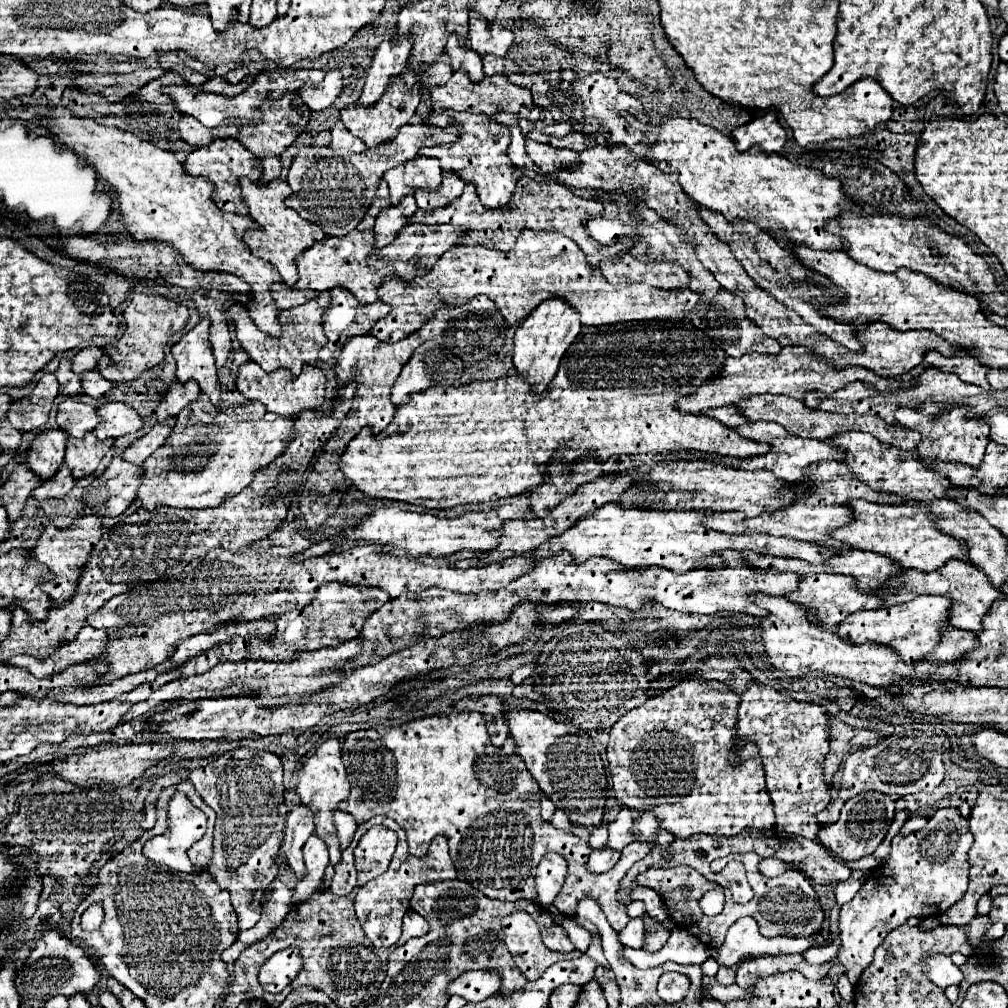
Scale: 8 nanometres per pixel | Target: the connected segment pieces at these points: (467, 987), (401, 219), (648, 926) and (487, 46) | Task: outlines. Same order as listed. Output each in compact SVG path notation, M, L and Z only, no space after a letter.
M473 971L463 973L461 979L457 979L449 987L449 995L459 995L467 1001L481 1001L491 997L501 989L501 975L493 971Z
M407 195L399 207L387 207L381 211L379 219L375 221L375 247L381 249L395 239L403 227L409 225L407 217L413 217L417 211L417 204L413 195Z
M643 915L643 923L645 923L645 943L643 943L641 949L649 951L649 953L655 953L667 943L671 931L649 915Z
M471 11L471 31L469 31L469 47L479 55L499 55L505 57L511 43L513 33L501 25L489 25L483 23L481 15Z

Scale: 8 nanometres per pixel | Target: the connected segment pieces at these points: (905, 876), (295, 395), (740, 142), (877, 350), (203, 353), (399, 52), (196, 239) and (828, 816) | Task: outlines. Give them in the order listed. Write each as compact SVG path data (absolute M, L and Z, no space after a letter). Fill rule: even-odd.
M939 809L921 831L911 833L907 837L897 835L891 841L891 859L887 861L885 869L873 869L865 879L861 891L849 903L845 903L839 913L841 945L839 945L837 959L847 969L845 975L851 981L851 985L855 985L861 973L867 969L867 965L871 963L873 951L883 943L889 931L901 927L909 917L925 919L925 917L941 915L965 895L967 883L969 883L967 851L971 849L971 843L973 843L973 835L969 833L969 821L961 817L959 809Z
M249 361L239 369L237 375L237 389L249 399L259 401L267 407L267 411L277 413L281 417L295 417L301 411L321 411L325 401L325 375L317 367L303 367L301 377L291 379L287 369L279 369L273 373L265 373L255 361Z
M769 111L767 115L757 117L743 127L737 127L733 131L733 141L737 143L739 151L747 151L753 145L761 145L765 153L779 153L787 141L787 133L779 125L777 115Z
M871 323L867 327L863 327L863 331L859 333L859 339L863 343L863 367L875 371L879 377L899 377L903 373L909 373L913 367L917 367L919 363L923 363L923 357L929 351L939 351L945 357L953 357L959 355L963 351L967 351L965 347L959 345L951 345L945 339L939 339L939 335L931 333L931 331L891 331L885 323ZM865 355L867 355L867 363L865 363Z
M199 321L195 329L185 333L177 345L171 349L177 361L177 381L195 381L201 393L209 395L215 407L221 405L221 385L217 379L217 367L213 349L209 343L209 323Z
M393 37L391 41L383 41L379 45L365 81L363 95L359 99L361 107L373 107L381 99L391 79L403 73L409 59L409 51L411 51L411 39L399 41L397 37Z
M63 107L49 111L53 117L45 119L51 133L71 151L83 157L113 189L119 203L119 213L129 233L137 241L169 243L183 261L195 271L217 271L239 275L249 283L249 317L267 335L279 337L281 325L277 321L279 309L271 297L271 285L281 283L279 271L263 259L251 255L243 241L247 229L259 229L251 217L221 211L213 201L213 187L203 177L191 177L171 151L159 149L151 141L143 141L129 131L103 127L93 119L79 119L67 115Z
M945 733L937 735L921 735L921 737L887 737L881 739L873 747L859 749L849 753L843 763L843 779L833 797L831 805L817 815L821 825L835 823L839 819L839 811L847 799L859 795L861 791L879 791L891 797L905 797L911 793L931 793L943 781L943 755L949 751L949 737Z

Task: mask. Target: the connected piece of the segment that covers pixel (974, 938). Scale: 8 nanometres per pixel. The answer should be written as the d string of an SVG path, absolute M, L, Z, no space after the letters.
M977 915L965 929L967 929L967 939L969 939L969 943L973 945L973 947L977 947L979 943L981 943L981 937L983 937L983 933L985 933L985 929L989 927L989 917L987 915Z

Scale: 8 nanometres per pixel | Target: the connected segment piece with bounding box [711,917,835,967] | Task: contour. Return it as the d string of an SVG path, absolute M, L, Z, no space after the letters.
M743 917L737 921L725 937L725 943L721 949L713 949L711 957L721 967L733 967L739 963L745 955L765 955L765 953L805 953L811 947L817 947L815 937L821 935L825 939L825 945L835 941L835 935L831 929L819 929L817 933L809 937L775 937L767 939L759 935L757 923L751 917Z

